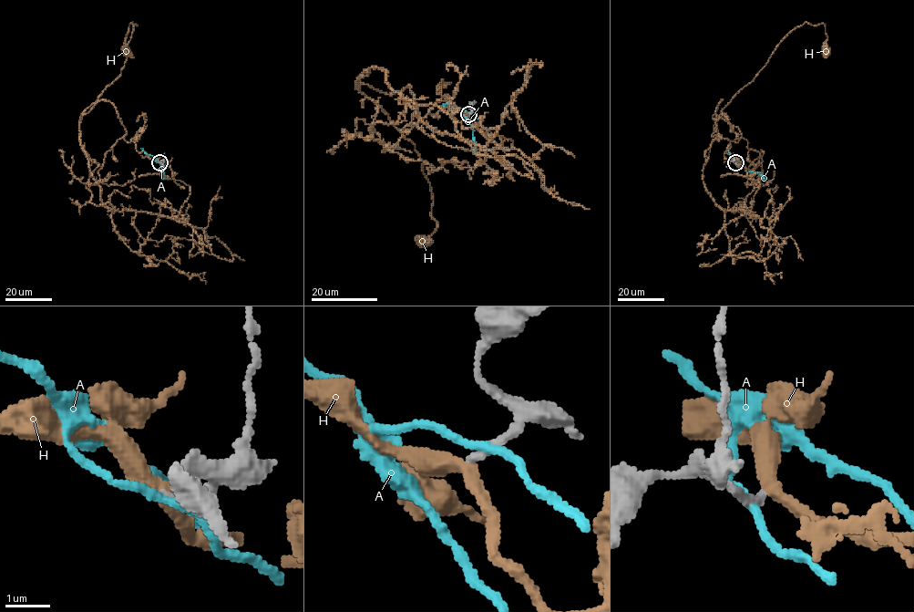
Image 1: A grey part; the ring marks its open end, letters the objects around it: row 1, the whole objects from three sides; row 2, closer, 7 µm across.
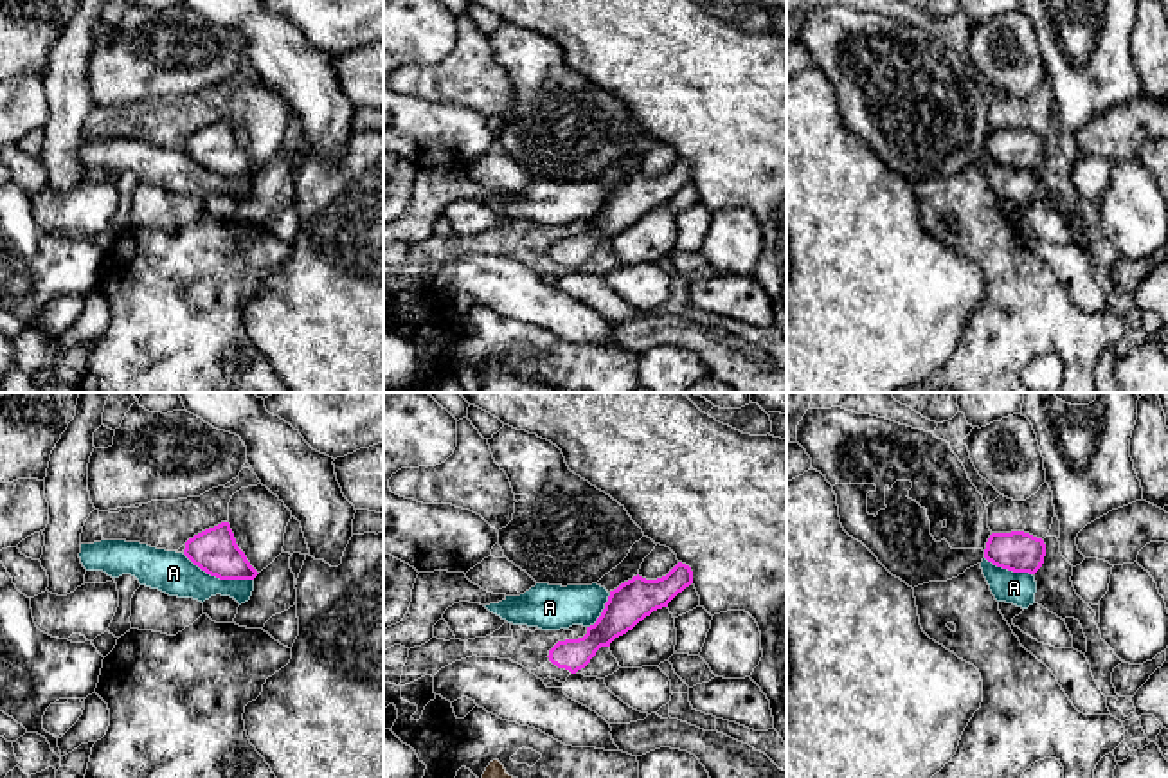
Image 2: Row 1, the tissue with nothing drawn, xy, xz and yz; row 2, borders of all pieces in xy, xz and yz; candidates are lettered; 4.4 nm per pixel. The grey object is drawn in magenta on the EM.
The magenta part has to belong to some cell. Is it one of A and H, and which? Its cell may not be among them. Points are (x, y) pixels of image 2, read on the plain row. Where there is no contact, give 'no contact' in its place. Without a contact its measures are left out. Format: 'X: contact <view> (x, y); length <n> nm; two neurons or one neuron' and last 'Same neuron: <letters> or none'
A: contact xy (218, 173); length 340 nm; two neurons
H: no contact; one neuron
Same neuron: H

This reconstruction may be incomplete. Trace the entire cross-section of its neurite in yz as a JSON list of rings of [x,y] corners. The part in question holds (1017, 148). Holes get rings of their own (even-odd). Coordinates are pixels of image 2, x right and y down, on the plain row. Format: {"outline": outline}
{"outline": [[[1024,128],[992,130],[984,146],[988,158],[1013,169],[1035,171],[1042,164],[1044,153],[1044,137]]]}

